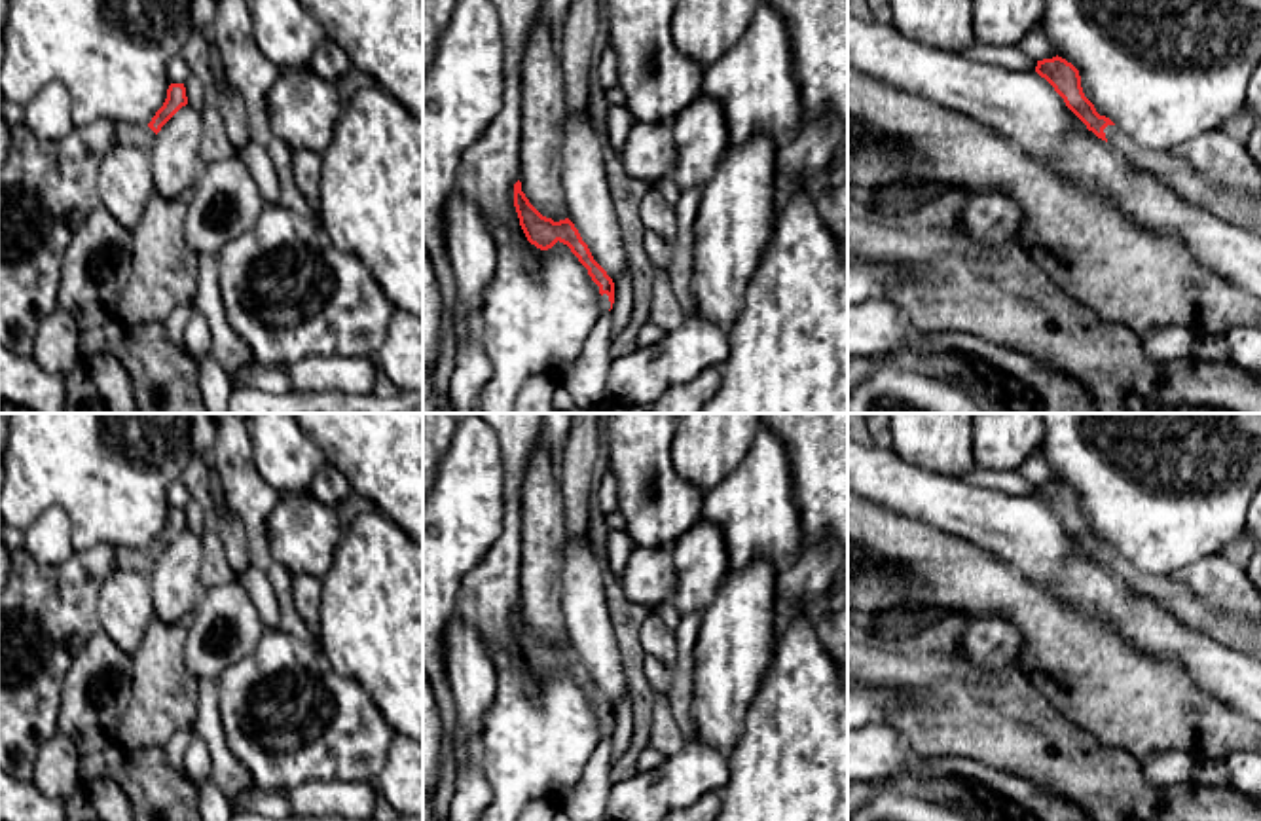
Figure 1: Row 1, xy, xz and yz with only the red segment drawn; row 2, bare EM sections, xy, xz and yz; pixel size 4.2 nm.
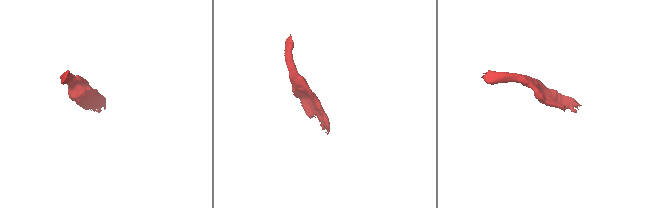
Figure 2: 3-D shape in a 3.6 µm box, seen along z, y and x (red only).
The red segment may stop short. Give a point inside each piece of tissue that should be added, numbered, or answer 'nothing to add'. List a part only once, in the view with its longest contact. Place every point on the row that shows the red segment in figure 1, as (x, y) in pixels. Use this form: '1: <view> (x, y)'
1: yz (1235, 205)

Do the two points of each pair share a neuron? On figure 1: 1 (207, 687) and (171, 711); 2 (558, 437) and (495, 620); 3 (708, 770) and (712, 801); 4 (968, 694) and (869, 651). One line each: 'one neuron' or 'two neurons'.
1: two neurons
2: two neurons
3: two neurons
4: one neuron

